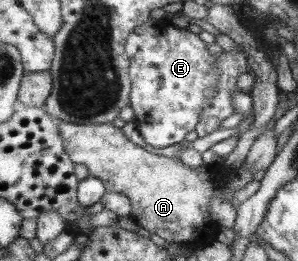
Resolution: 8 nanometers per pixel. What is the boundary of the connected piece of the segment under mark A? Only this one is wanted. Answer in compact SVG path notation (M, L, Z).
M57 120L57 123L72 161L85 164L88 172L102 180L109 192L130 198L132 213L129 216L137 226L157 234L172 245L192 243L201 238L201 230L211 222L209 200L215 190L221 190L224 201L237 208L260 187L260 182L253 179L243 188L232 190L230 178L235 176L235 170L227 169L221 161L219 170L215 164L203 163L199 168L185 166L179 158L157 155L133 144L125 137L122 129L113 123L90 125L64 120Z

